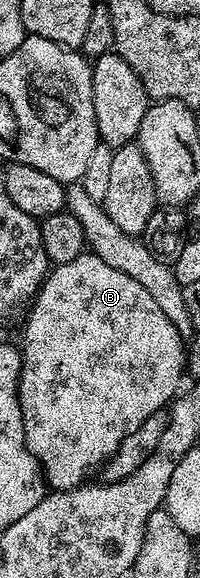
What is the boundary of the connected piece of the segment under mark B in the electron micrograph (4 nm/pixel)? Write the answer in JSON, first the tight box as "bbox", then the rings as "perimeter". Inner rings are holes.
{"bbox":[18,253,184,491],"perimeter":[[[84,253],[76,257],[76,261],[59,263],[47,274],[38,294],[29,304],[30,316],[26,319],[26,328],[22,331],[22,376],[18,382],[18,400],[24,421],[24,437],[31,453],[38,458],[42,466],[42,476],[50,491],[71,491],[73,487],[83,486],[86,474],[95,467],[101,468],[106,460],[111,459],[120,449],[126,437],[136,433],[152,413],[163,410],[179,394],[178,382],[184,376],[184,336],[177,331],[176,325],[168,321],[162,309],[154,301],[151,294],[139,282],[132,280],[128,274],[112,269],[100,257]]]}

